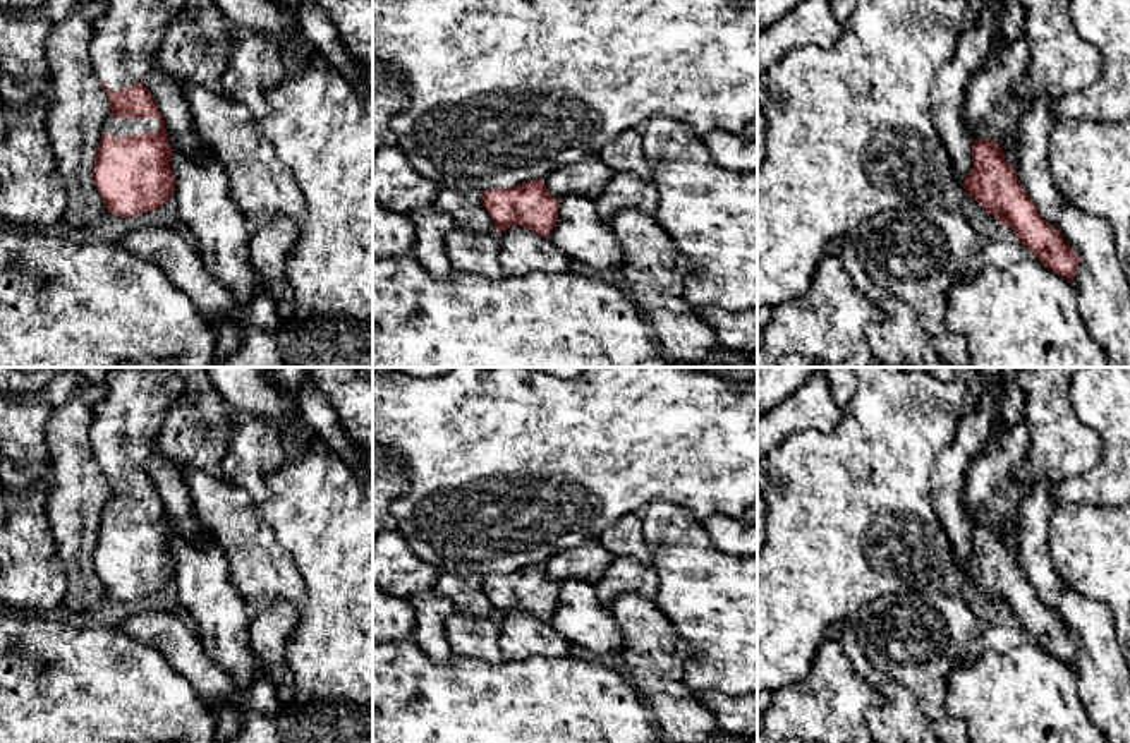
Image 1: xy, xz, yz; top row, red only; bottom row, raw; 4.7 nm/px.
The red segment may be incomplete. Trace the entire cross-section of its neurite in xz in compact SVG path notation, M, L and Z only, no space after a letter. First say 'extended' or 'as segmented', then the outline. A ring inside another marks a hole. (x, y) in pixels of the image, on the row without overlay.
as segmented; M543 563L526 565L508 573L493 573L481 578L496 618L520 609L536 619L550 621L558 606L560 583L551 582Z

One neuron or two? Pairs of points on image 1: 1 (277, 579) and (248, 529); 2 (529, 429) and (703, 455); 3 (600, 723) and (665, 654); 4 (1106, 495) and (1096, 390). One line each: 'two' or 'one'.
1: one
2: one
3: two
4: one

